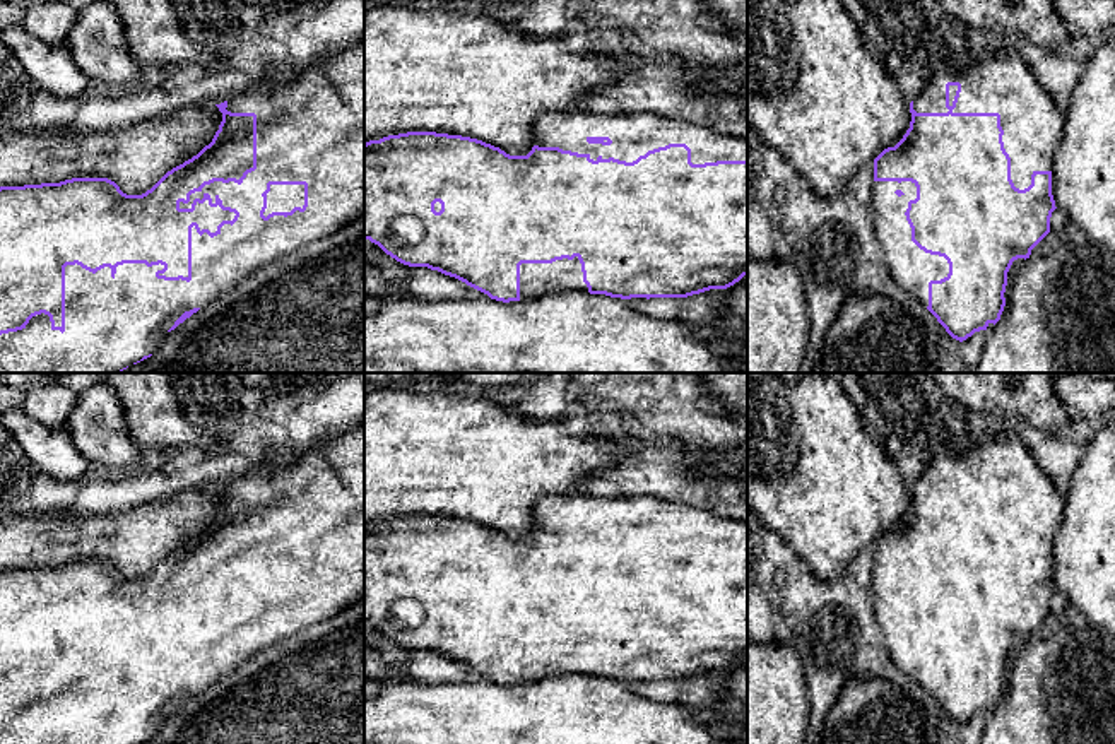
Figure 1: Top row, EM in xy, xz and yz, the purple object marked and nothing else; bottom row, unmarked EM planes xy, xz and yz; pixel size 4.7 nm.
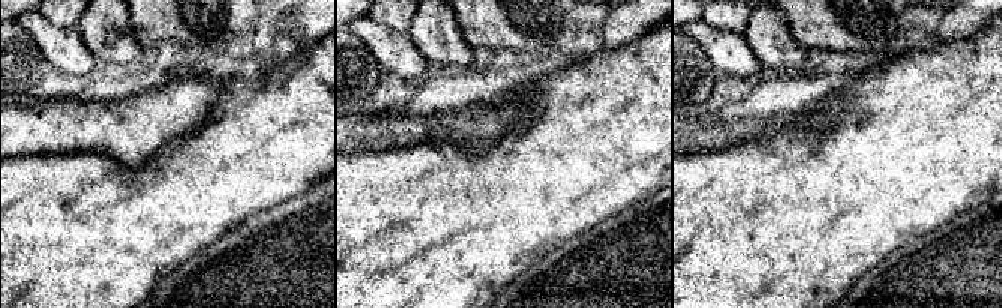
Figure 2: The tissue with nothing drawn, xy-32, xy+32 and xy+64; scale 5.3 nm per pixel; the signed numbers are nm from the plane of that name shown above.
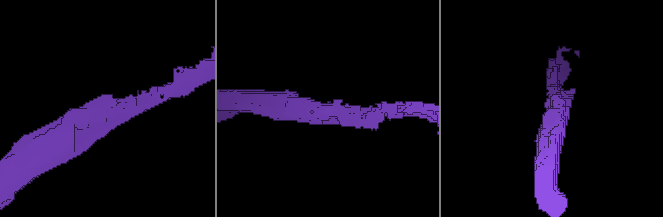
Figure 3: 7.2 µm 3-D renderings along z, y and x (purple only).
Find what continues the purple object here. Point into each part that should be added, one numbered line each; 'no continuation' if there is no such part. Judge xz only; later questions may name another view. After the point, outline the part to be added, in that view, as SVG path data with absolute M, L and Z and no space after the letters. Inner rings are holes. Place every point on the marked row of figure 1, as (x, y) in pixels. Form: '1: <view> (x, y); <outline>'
1: xz (633, 135); M547 111L534 125L534 145L588 154L593 161L600 156L633 162L669 144L686 144L693 164L747 161L747 140L653 113Z

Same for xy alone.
1: xy (310, 127); M364 39L357 44L330 55L304 72L296 72L286 79L275 80L268 94L257 89L246 89L227 101L231 113L257 115L257 169L248 173L241 185L229 181L214 181L200 192L190 195L190 202L180 202L180 209L192 209L195 198L210 195L212 204L219 197L224 207L239 212L238 221L224 224L221 233L210 238L202 236L192 227L192 280L164 280L156 272L164 265L147 267L145 263L123 263L111 274L109 267L96 274L80 265L65 267L65 332L51 328L50 316L41 313L17 332L0 335L0 373L118 373L132 366L144 356L154 354L161 339L174 322L193 308L205 308L209 303L234 289L234 286L253 275L258 269L286 257L325 236L332 236L345 224L364 216ZM268 181L306 181L308 207L292 216L274 216L268 221L260 217L263 207L262 193Z

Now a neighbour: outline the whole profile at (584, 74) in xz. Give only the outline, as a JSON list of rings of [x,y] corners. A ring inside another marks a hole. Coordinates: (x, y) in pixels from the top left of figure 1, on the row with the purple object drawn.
[[[450,9],[364,10],[364,144],[407,132],[462,135],[527,156],[534,147],[534,125],[547,111],[578,111],[578,103],[621,74],[628,65],[607,56],[569,50],[558,36],[535,38],[481,14]]]

